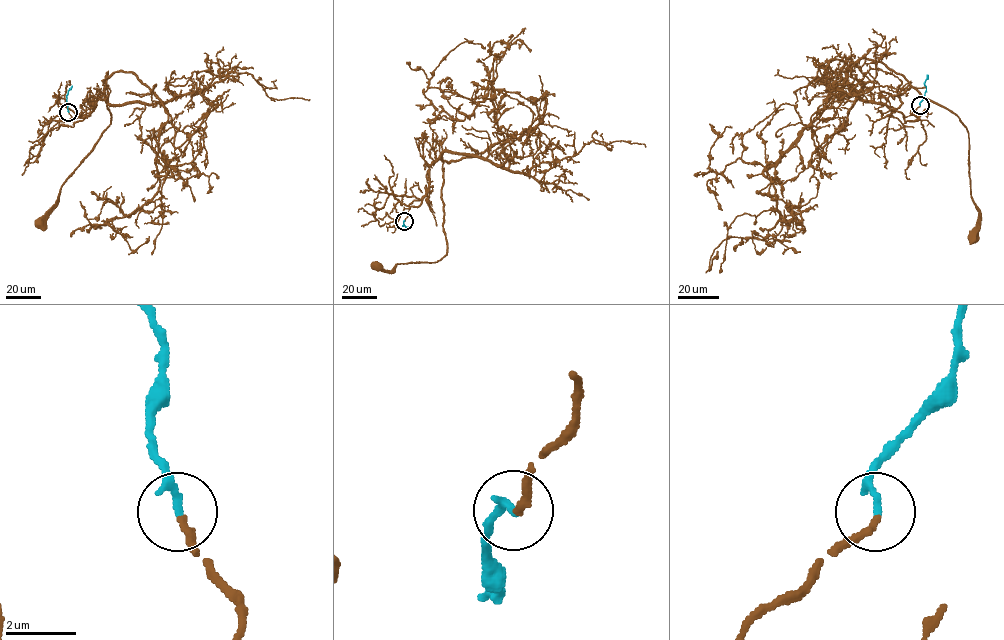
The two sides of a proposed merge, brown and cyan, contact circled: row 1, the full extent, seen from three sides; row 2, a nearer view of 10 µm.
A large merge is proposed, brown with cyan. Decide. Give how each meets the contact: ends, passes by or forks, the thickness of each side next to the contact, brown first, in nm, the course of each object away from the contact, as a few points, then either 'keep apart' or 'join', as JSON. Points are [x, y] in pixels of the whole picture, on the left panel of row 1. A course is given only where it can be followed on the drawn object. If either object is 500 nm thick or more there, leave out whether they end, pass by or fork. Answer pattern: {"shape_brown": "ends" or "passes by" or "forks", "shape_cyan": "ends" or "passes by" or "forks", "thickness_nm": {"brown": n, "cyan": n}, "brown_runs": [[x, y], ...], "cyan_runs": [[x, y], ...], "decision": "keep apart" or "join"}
{"shape_brown": "ends", "shape_cyan": "ends", "thickness_nm": {"brown": 200, "cyan": 200}, "brown_runs": [[68, 112], [75, 122], [92, 111], [104, 92], [107, 72], [110, 125], [66, 180], [40, 223]], "cyan_runs": [[68, 112], [66, 96], [72, 86]], "decision": "join"}

